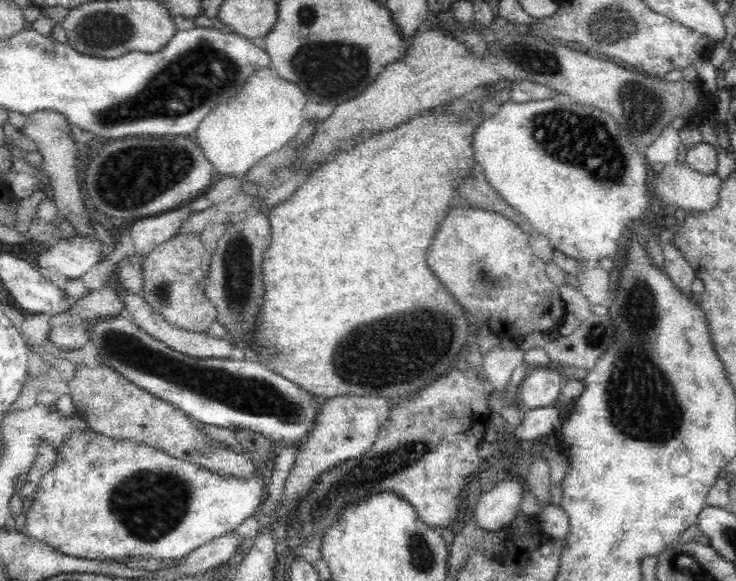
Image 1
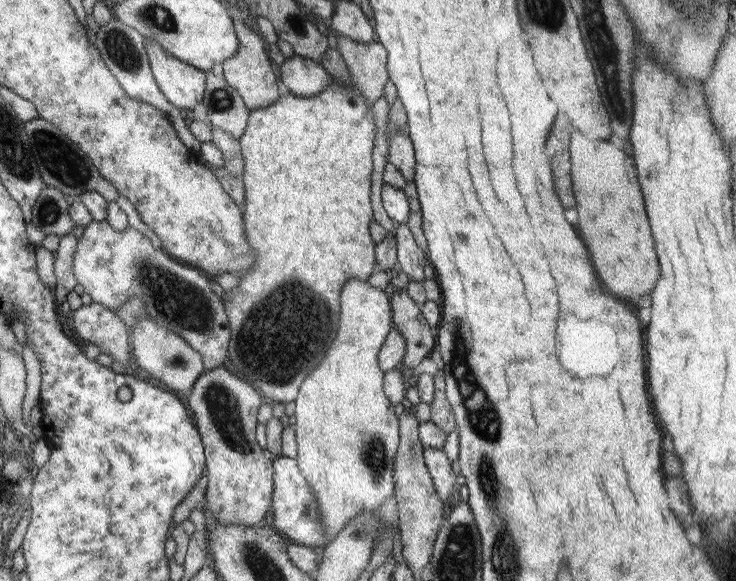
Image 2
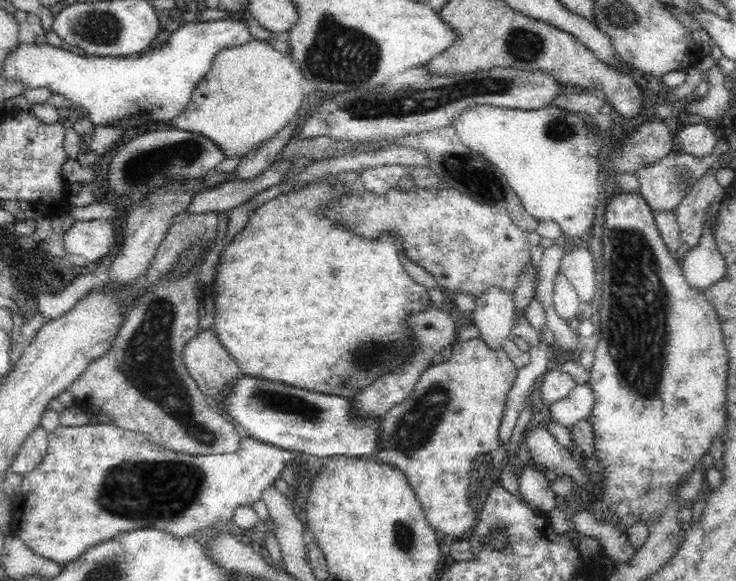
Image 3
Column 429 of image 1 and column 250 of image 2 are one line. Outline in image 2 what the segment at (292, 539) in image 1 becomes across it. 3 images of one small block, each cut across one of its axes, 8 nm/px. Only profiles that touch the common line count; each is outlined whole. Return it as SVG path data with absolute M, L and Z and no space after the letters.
M228 366L199 374L187 398L187 406L195 419L195 429L198 430L204 449L204 465L207 472L207 489L199 508L223 525L235 523L253 527L263 518L269 507L272 494L272 461L263 456L262 449L255 441L257 410L262 400L261 394L251 384L247 384L246 380L237 378Z

